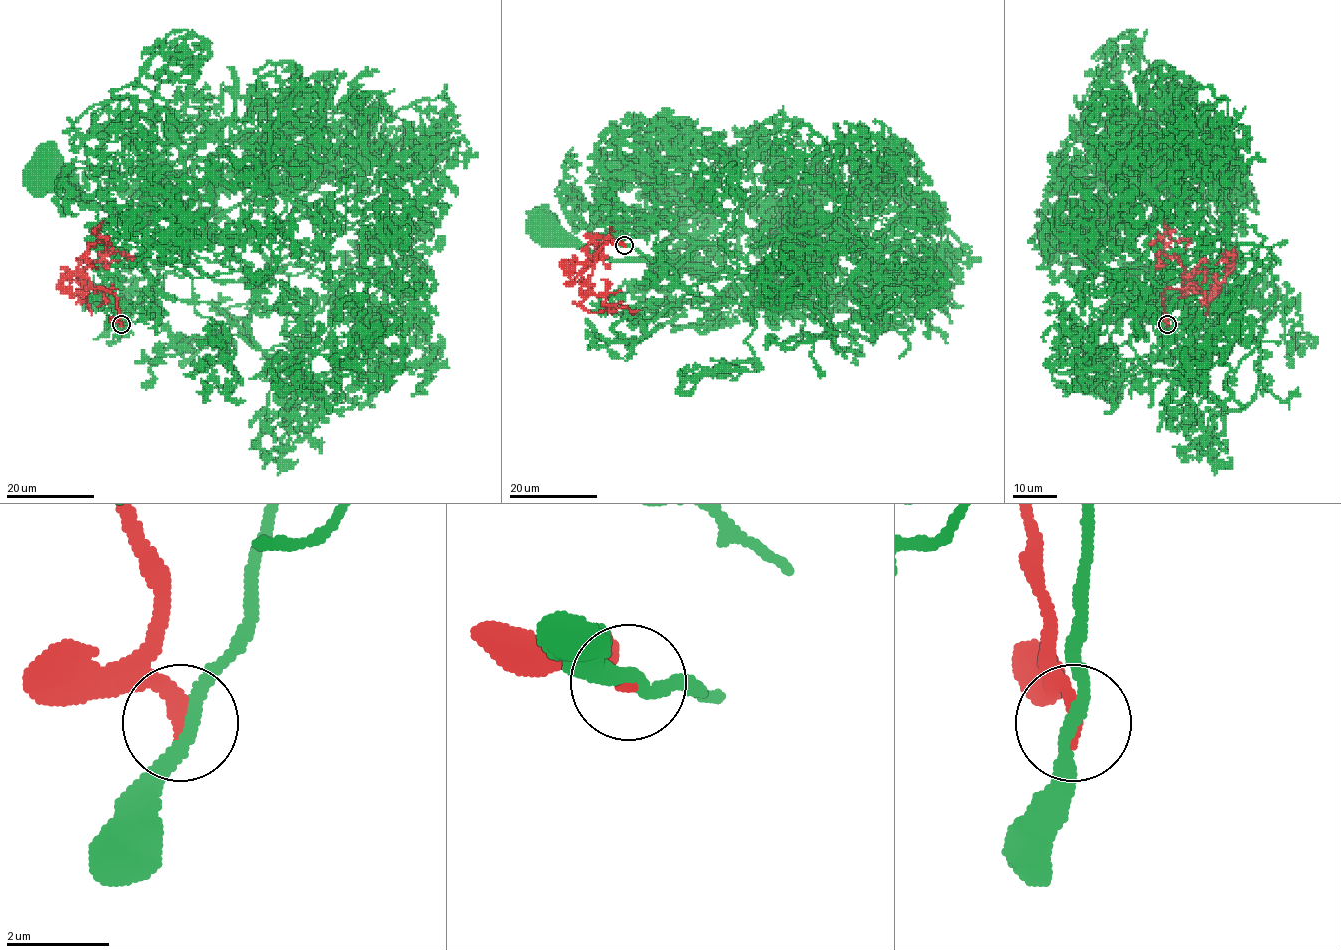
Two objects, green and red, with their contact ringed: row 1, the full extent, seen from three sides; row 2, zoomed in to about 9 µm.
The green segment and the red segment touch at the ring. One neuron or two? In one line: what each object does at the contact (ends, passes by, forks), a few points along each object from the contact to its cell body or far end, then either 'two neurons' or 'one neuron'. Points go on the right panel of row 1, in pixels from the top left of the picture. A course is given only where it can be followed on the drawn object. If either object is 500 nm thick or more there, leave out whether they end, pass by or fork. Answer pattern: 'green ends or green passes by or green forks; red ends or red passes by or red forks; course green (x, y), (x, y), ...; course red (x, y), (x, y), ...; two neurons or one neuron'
green passes by; red ends; course green (1168, 324), (1194, 276), (1166, 269), (1169, 281), (1203, 282), (1211, 253), (1185, 235), (1169, 187), (1148, 170); course red (1168, 324), (1164, 289), (1194, 284), (1207, 298), (1232, 269), (1235, 263), (1227, 264), (1229, 252), (1232, 258); one neuron

